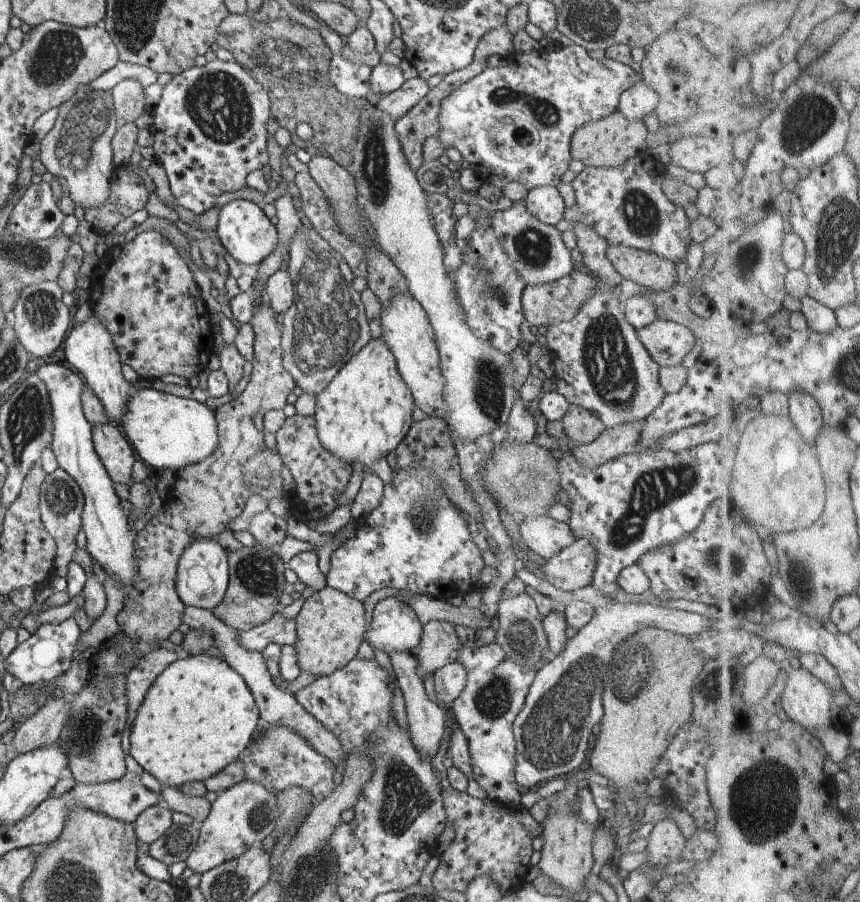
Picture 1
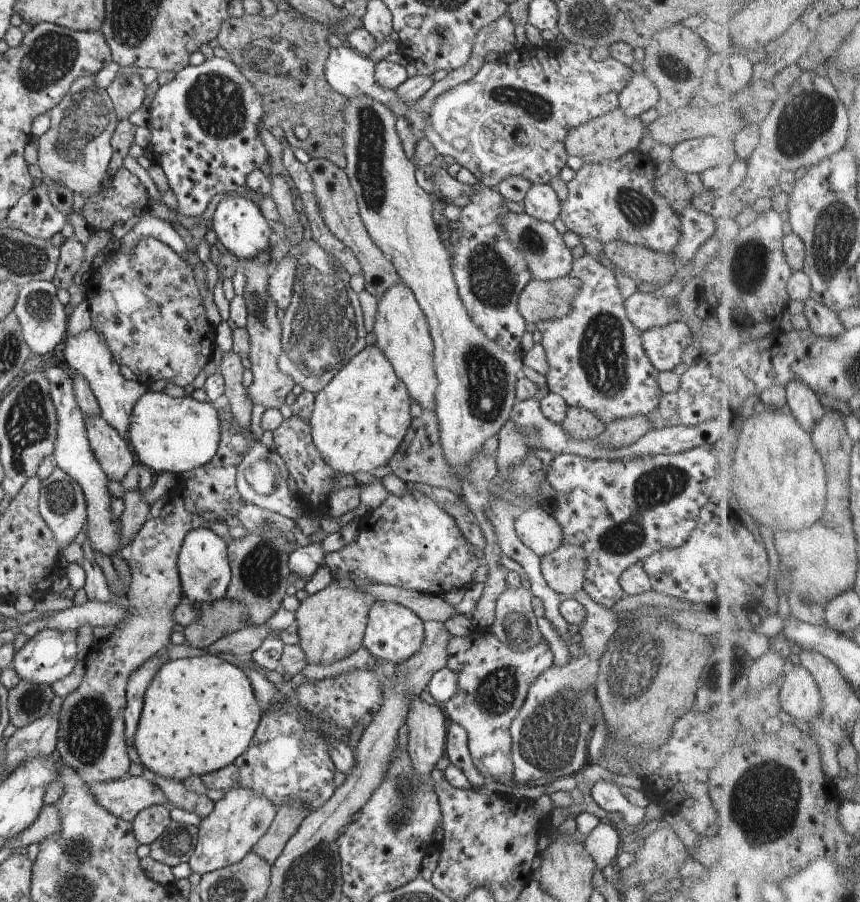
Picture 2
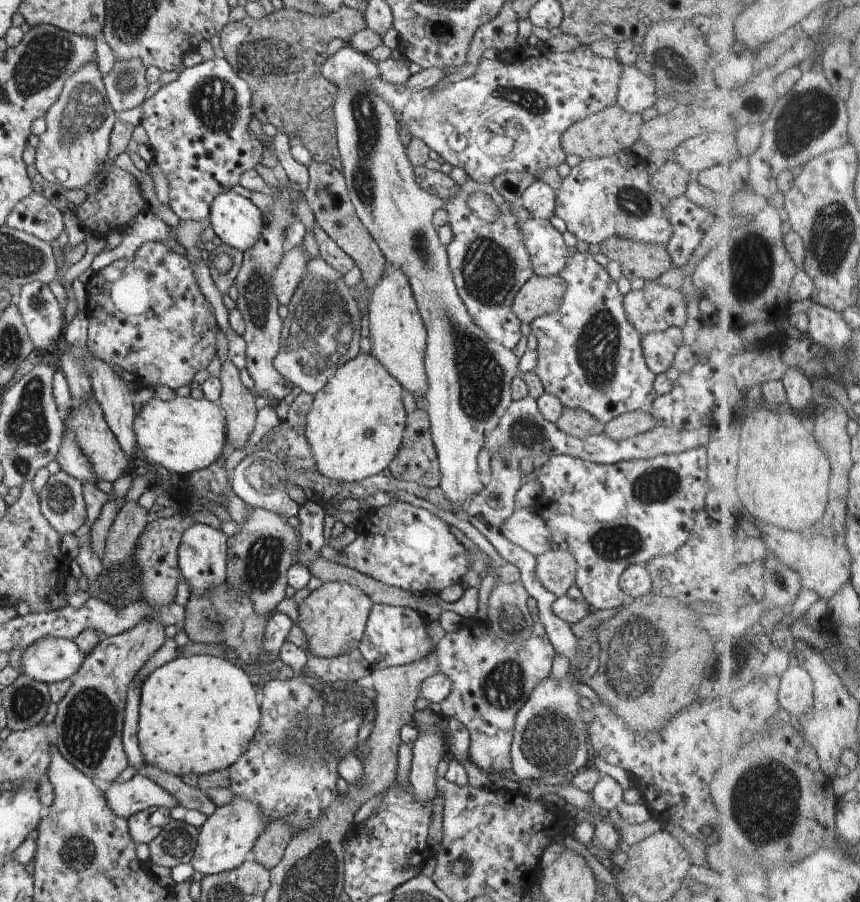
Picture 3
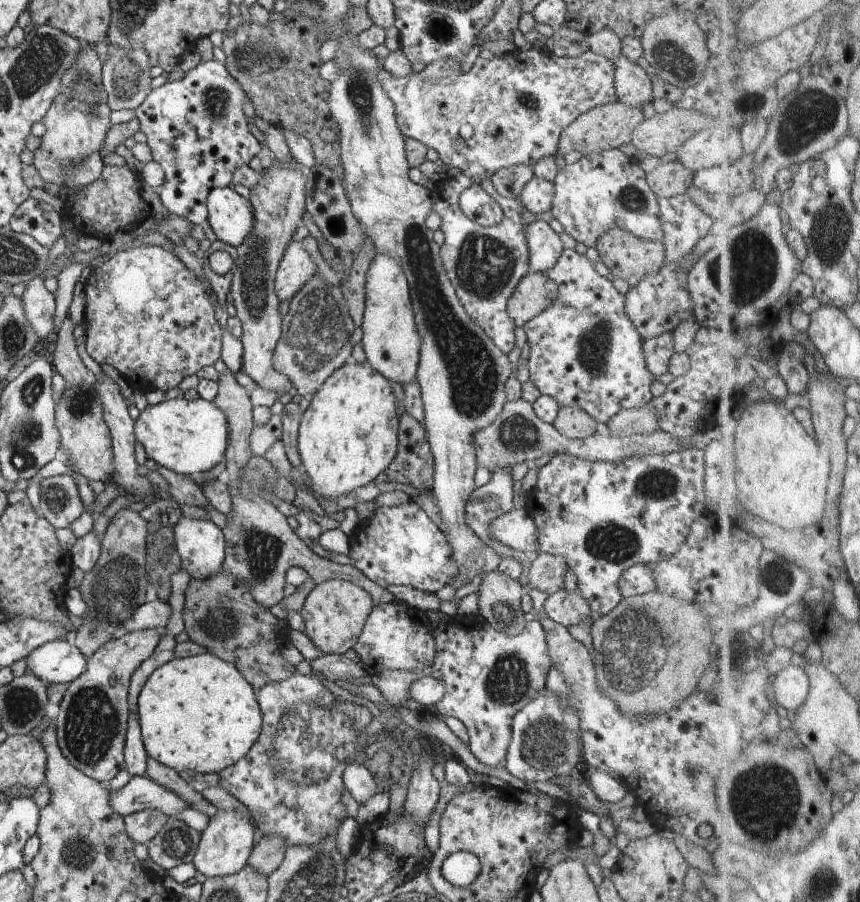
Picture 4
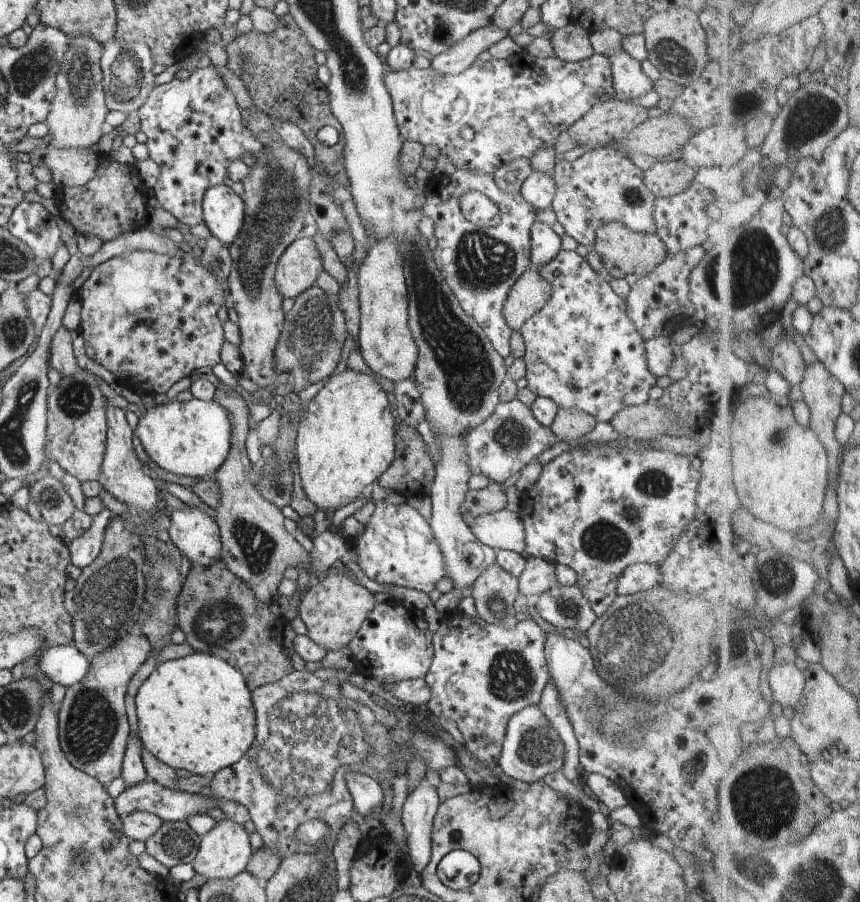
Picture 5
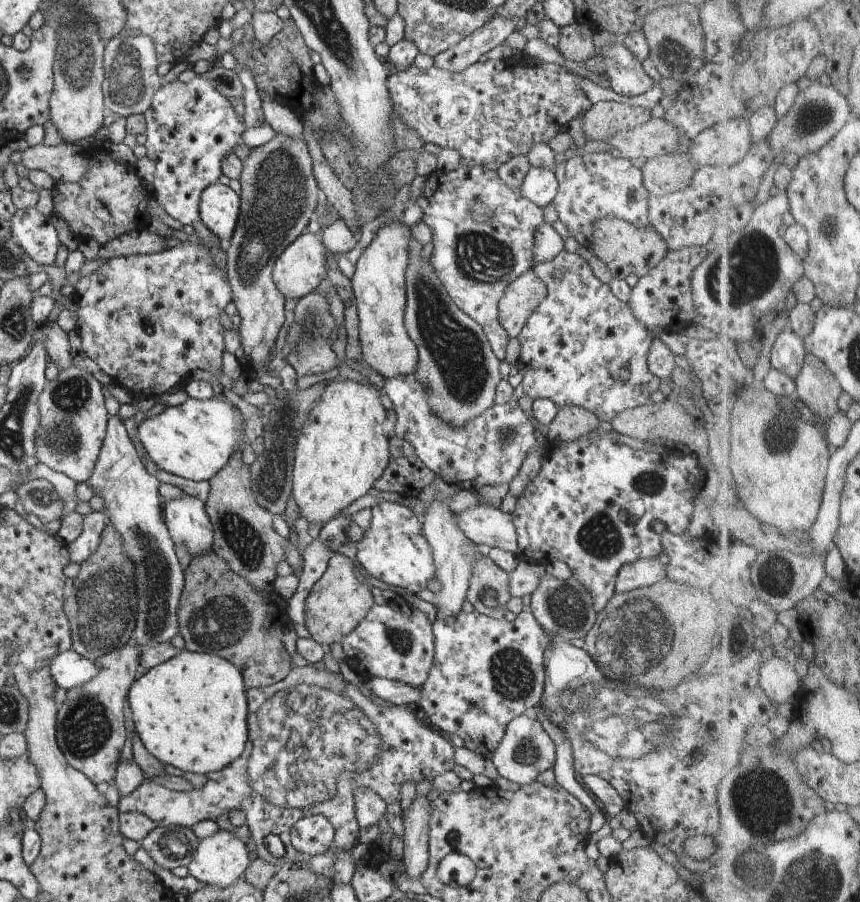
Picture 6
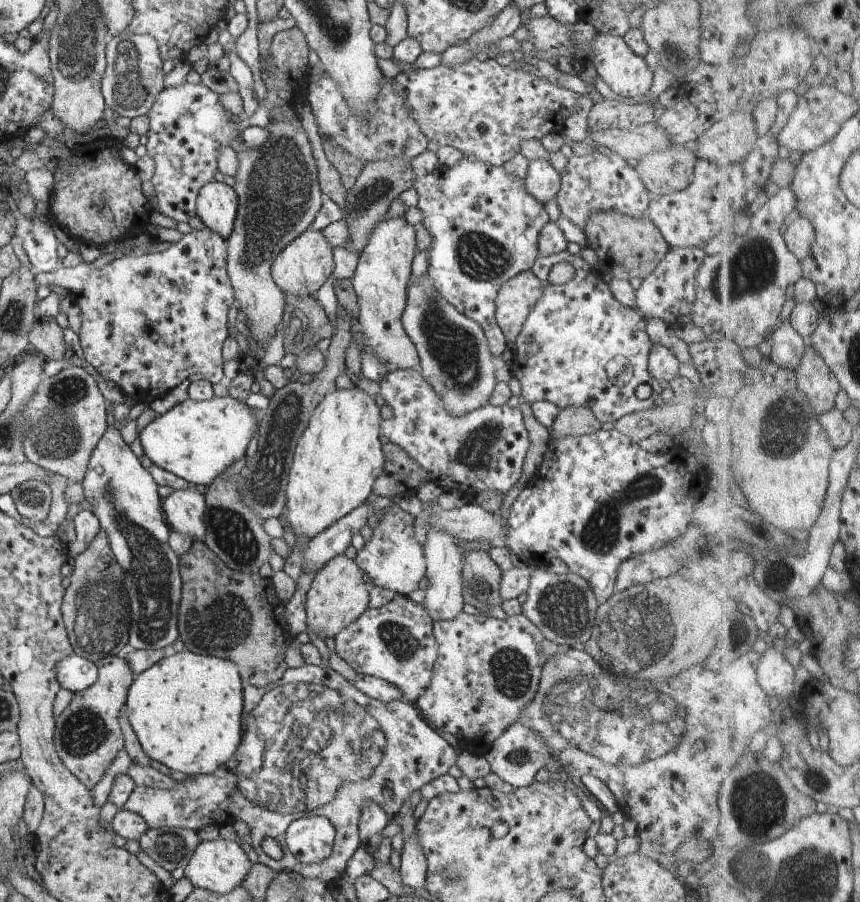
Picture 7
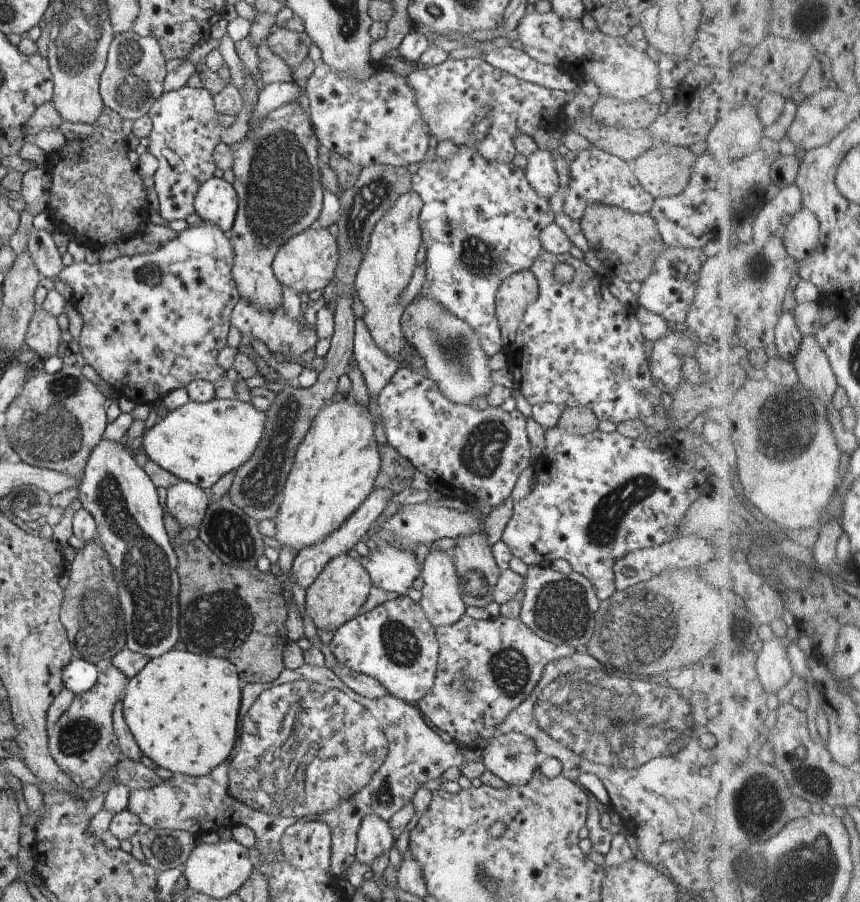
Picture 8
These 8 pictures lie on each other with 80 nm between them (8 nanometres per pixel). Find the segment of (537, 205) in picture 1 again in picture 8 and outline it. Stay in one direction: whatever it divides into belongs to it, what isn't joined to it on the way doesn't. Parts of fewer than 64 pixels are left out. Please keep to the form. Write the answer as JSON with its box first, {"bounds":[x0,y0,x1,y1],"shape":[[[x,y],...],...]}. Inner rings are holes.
{"bounds":[525,149,560,199],"shape":[[[536,149],[527,157],[525,167],[526,179],[530,182],[530,186],[545,199],[556,194],[558,188],[560,188],[552,153],[553,151],[548,149]]]}

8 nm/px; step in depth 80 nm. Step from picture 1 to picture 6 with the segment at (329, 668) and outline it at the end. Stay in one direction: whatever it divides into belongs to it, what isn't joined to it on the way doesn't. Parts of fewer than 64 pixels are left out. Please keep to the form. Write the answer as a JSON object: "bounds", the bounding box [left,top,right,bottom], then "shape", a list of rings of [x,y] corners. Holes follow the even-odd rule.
{"bounds":[304,553,375,644],"shape":[[[336,553],[326,572],[314,583],[305,602],[304,624],[311,637],[322,644],[341,643],[375,605],[372,593],[355,576],[355,564],[348,557]]]}

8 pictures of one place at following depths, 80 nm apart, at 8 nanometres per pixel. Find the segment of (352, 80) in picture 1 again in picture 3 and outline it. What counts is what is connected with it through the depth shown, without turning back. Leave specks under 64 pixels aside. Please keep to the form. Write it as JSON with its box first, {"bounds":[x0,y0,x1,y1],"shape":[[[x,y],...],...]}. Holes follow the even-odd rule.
{"bounds":[321,44,622,183],"shape":[[[583,44],[580,48],[576,48],[576,50],[572,50],[572,52],[566,52],[566,54],[555,52],[540,54],[540,56],[534,56],[534,58],[528,58],[527,60],[517,60],[514,64],[504,64],[502,59],[486,60],[480,58],[478,66],[476,66],[476,72],[474,72],[472,76],[468,76],[468,78],[464,78],[464,80],[458,80],[458,82],[452,82],[452,84],[448,84],[448,86],[434,86],[432,89],[424,88],[424,90],[414,91],[412,88],[408,88],[406,84],[392,84],[392,82],[386,82],[375,70],[374,62],[371,61],[370,56],[360,53],[350,46],[345,46],[327,58],[324,64],[322,64],[321,75],[326,80],[330,80],[330,83],[334,84],[335,87],[340,86],[340,84],[349,85],[349,80],[356,80],[356,78],[364,80],[364,82],[368,79],[370,90],[374,90],[382,100],[386,100],[386,102],[392,106],[397,116],[398,125],[400,127],[404,126],[411,137],[422,140],[430,150],[436,152],[452,167],[459,167],[462,168],[462,170],[466,170],[466,174],[468,174],[474,182],[488,183],[498,176],[498,174],[502,174],[502,172],[523,172],[524,170],[530,172],[535,180],[540,179],[540,172],[542,172],[542,170],[546,170],[546,168],[557,168],[561,162],[565,162],[567,155],[563,152],[561,146],[561,139],[564,132],[566,132],[572,124],[576,124],[578,120],[584,120],[586,116],[592,116],[592,114],[597,114],[610,106],[617,105],[617,93],[620,85],[620,76],[622,76],[622,63],[615,58],[600,58],[594,55],[594,52],[592,52],[587,44]]]}

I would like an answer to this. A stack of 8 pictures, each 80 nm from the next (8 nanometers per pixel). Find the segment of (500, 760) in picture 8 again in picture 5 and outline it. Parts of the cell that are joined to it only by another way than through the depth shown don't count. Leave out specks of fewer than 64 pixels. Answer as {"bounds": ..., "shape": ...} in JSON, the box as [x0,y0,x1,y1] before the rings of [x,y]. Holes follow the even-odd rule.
{"bounds":[497,704,565,784],"shape":[[[538,704],[530,705],[510,717],[497,764],[502,768],[507,780],[522,780],[532,784],[542,781],[546,774],[562,770],[565,752],[565,744],[547,716]]]}

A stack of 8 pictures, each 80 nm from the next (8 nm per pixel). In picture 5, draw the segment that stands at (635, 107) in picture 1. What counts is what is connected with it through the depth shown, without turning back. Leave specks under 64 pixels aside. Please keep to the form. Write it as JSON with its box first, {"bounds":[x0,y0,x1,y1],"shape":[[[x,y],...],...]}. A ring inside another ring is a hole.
{"bounds":[609,50,653,101],"shape":[[[622,50],[618,54],[613,54],[609,61],[616,98],[620,101],[634,100],[653,90],[653,81],[642,71],[640,63],[626,51]]]}

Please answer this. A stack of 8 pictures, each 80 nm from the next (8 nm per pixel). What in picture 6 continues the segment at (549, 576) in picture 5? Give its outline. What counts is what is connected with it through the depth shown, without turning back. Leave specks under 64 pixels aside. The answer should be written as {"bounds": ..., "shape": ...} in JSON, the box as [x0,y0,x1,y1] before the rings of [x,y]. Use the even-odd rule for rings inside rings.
{"bounds":[509,561,548,597],"shape":[[[521,561],[520,564],[509,573],[509,591],[512,597],[532,596],[533,592],[541,584],[541,580],[548,574],[546,565],[538,561]]]}

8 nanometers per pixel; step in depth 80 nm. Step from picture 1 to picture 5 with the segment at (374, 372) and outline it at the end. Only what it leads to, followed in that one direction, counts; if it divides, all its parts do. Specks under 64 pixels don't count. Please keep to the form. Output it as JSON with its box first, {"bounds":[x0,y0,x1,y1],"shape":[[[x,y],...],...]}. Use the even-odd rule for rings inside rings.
{"bounds":[295,368,398,512],"shape":[[[347,368],[338,374],[331,374],[323,388],[307,402],[297,426],[295,456],[304,492],[318,506],[318,510],[327,512],[330,508],[338,509],[344,507],[348,500],[358,499],[364,488],[392,464],[395,457],[394,425],[398,420],[390,411],[390,399],[373,374]]]}

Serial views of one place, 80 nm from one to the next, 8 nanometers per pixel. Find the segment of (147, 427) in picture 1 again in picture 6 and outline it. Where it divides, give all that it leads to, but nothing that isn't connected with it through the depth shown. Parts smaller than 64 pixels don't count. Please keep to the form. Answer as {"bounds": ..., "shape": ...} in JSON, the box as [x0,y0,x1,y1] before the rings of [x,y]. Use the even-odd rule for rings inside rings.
{"bounds":[137,397,247,481],"shape":[[[189,397],[183,404],[166,407],[159,415],[143,420],[137,436],[150,458],[166,472],[193,481],[209,481],[227,463],[247,438],[245,421],[238,408],[222,397],[208,400]]]}

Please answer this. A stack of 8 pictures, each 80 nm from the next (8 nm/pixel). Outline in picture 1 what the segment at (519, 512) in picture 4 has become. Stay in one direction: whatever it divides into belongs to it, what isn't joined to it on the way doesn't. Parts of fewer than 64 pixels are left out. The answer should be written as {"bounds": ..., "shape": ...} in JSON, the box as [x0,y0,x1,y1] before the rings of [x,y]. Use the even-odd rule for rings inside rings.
{"bounds":[519,516,576,562],"shape":[[[550,516],[524,518],[519,525],[526,546],[546,562],[576,541],[568,524]]]}

